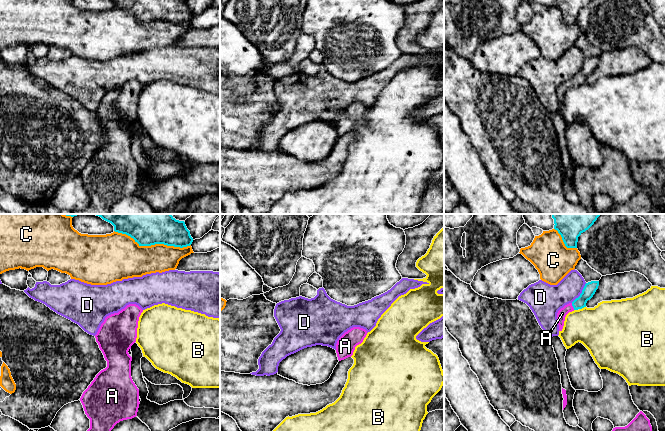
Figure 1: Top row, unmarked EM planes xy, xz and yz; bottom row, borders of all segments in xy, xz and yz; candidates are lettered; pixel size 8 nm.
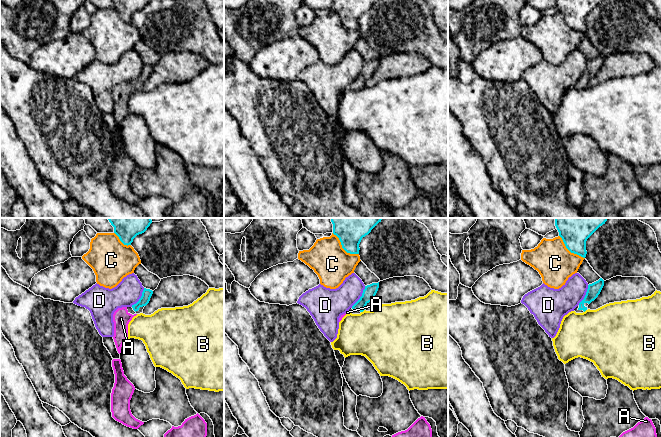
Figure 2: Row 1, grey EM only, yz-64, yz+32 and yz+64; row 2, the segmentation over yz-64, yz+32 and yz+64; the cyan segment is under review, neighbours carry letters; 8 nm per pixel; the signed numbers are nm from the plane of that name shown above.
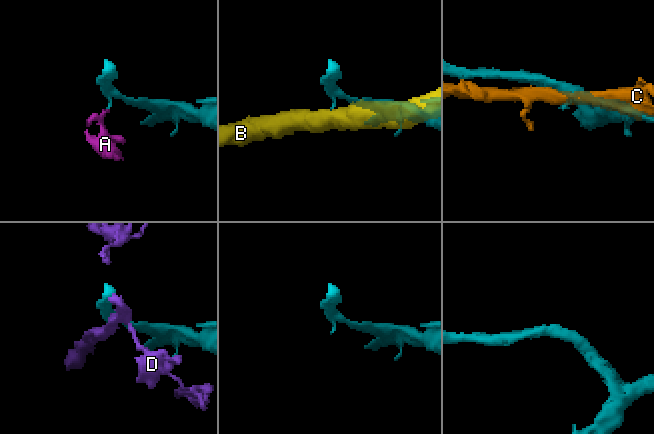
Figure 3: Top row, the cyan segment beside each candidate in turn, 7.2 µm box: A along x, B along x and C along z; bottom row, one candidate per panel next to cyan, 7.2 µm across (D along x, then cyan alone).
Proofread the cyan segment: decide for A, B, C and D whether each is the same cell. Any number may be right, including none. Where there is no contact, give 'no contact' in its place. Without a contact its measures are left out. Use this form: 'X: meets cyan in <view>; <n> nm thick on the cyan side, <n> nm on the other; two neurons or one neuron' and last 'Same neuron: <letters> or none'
A: meets cyan in yz; 100 nm thick on the cyan side, 70 nm on the other; one neuron
B: meets cyan in yz; 100 nm thick on the cyan side, 400 nm on the other; two neurons
C: meets cyan in xy; 420 nm thick on the cyan side, 300 nm on the other; two neurons
D: meets cyan in yz; 100 nm thick on the cyan side, 220 nm on the other; two neurons
Same neuron: A

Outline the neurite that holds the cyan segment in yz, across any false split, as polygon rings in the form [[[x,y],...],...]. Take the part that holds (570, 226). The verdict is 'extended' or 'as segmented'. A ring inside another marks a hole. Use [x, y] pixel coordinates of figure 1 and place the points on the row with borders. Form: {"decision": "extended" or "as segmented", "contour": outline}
{"decision": "as segmented", "contour": [[[551,214],[554,219],[554,229],[561,235],[567,248],[577,248],[578,237],[588,230],[601,214]]]}

